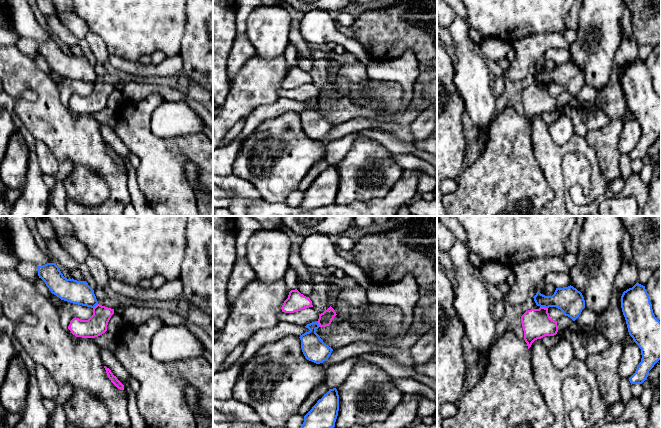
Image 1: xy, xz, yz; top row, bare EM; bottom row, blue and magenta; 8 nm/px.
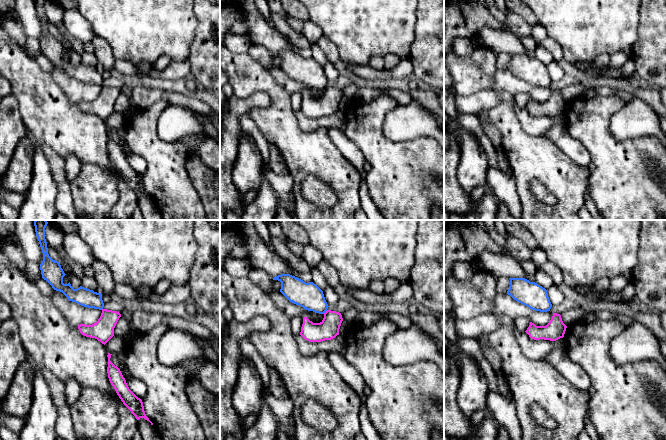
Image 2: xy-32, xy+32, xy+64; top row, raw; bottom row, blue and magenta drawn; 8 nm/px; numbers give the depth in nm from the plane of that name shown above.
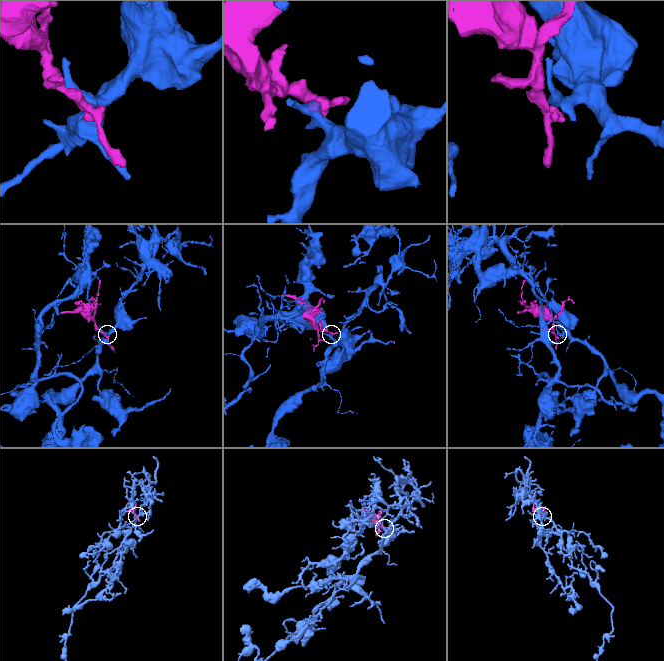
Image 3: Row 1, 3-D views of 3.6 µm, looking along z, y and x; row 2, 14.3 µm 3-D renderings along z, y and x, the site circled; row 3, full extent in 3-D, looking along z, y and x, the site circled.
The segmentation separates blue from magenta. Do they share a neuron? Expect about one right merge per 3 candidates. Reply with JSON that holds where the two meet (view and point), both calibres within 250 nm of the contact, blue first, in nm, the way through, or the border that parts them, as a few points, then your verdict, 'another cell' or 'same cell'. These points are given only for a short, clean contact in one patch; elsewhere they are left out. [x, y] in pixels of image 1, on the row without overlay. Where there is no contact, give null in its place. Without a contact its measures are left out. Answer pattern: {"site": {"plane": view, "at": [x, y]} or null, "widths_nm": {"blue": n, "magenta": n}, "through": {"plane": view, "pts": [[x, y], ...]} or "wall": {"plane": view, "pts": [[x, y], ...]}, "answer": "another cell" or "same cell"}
{"site": {"plane": "yz", "at": [544, 82]}, "widths_nm": {"blue": 220, "magenta": 240}, "wall": {"plane": "yz", "pts": [[540, 82], [547, 84]]}, "answer": "another cell"}

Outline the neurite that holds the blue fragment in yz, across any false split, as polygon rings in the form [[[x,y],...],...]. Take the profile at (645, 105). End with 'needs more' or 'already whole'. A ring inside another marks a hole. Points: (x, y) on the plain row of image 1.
[[[638,58],[623,68],[621,84],[629,111],[641,125],[641,138],[629,154],[632,160],[642,160],[649,147],[661,135],[661,98],[655,93],[645,62]]] | already whole

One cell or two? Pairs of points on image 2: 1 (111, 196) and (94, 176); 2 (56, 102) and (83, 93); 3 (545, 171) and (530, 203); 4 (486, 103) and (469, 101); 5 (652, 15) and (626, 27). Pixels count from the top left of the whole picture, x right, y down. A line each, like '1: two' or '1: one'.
1: one
2: two
3: one
4: one
5: two

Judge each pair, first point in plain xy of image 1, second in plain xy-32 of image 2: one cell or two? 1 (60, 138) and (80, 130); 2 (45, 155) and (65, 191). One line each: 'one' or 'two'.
1: one
2: one

